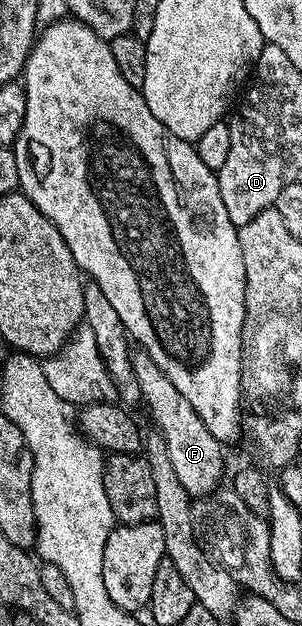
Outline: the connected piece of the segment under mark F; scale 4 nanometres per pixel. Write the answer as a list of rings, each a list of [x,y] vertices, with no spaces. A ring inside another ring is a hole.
[[[144,350],[135,351],[132,355],[132,366],[136,374],[136,382],[142,391],[144,404],[150,407],[150,416],[154,419],[153,427],[162,433],[168,458],[172,458],[172,466],[176,469],[176,478],[180,478],[180,486],[188,490],[191,498],[201,498],[219,491],[222,475],[226,472],[226,460],[222,457],[223,441],[217,440],[200,422],[200,414],[188,406],[188,398],[168,382],[168,374],[152,362],[152,358]]]

